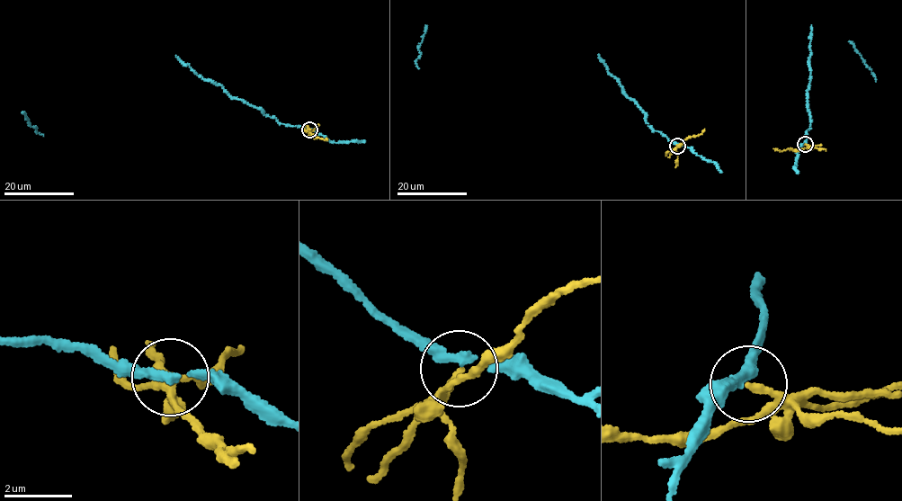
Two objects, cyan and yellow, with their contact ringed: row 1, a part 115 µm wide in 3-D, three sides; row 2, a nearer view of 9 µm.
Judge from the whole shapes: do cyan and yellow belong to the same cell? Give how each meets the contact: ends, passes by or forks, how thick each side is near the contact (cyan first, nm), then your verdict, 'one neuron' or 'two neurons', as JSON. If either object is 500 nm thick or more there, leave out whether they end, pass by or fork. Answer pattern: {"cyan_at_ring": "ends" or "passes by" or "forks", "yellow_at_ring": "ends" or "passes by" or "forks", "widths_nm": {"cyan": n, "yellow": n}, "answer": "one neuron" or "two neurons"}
{"cyan_at_ring": "passes by", "yellow_at_ring": "ends", "widths_nm": {"cyan": 220, "yellow": 180}, "answer": "two neurons"}

